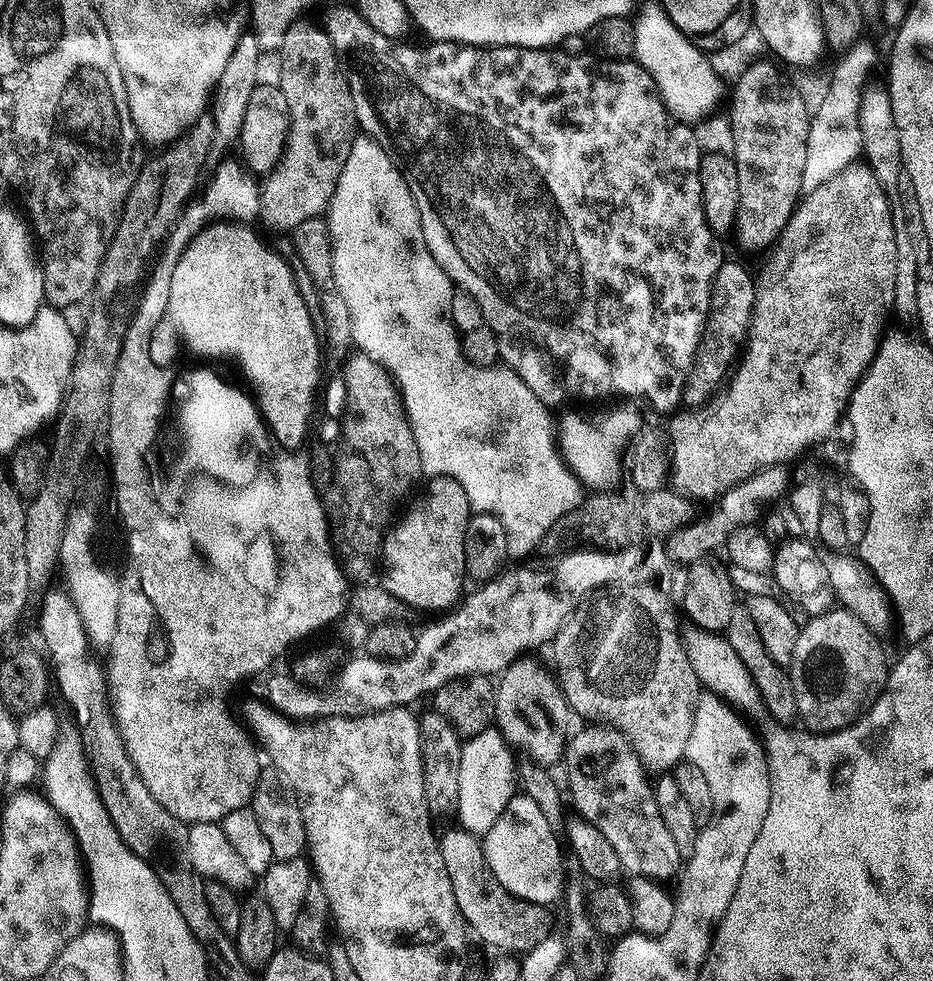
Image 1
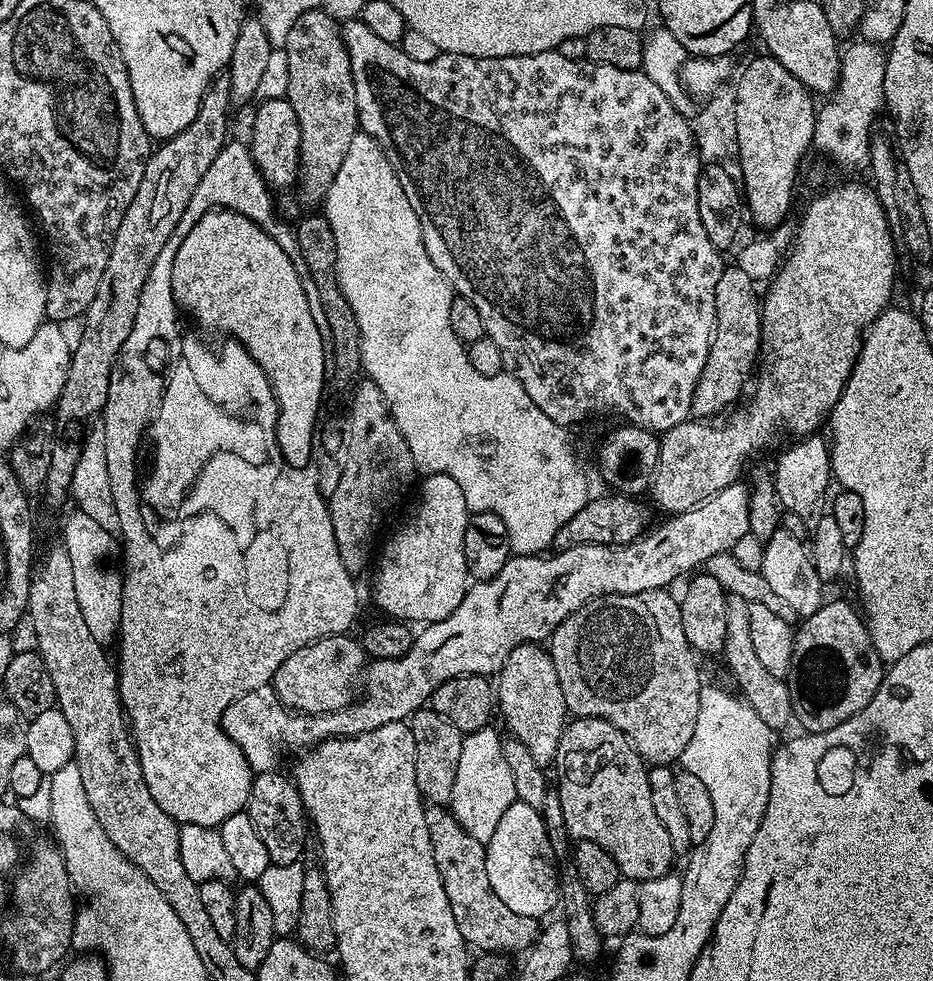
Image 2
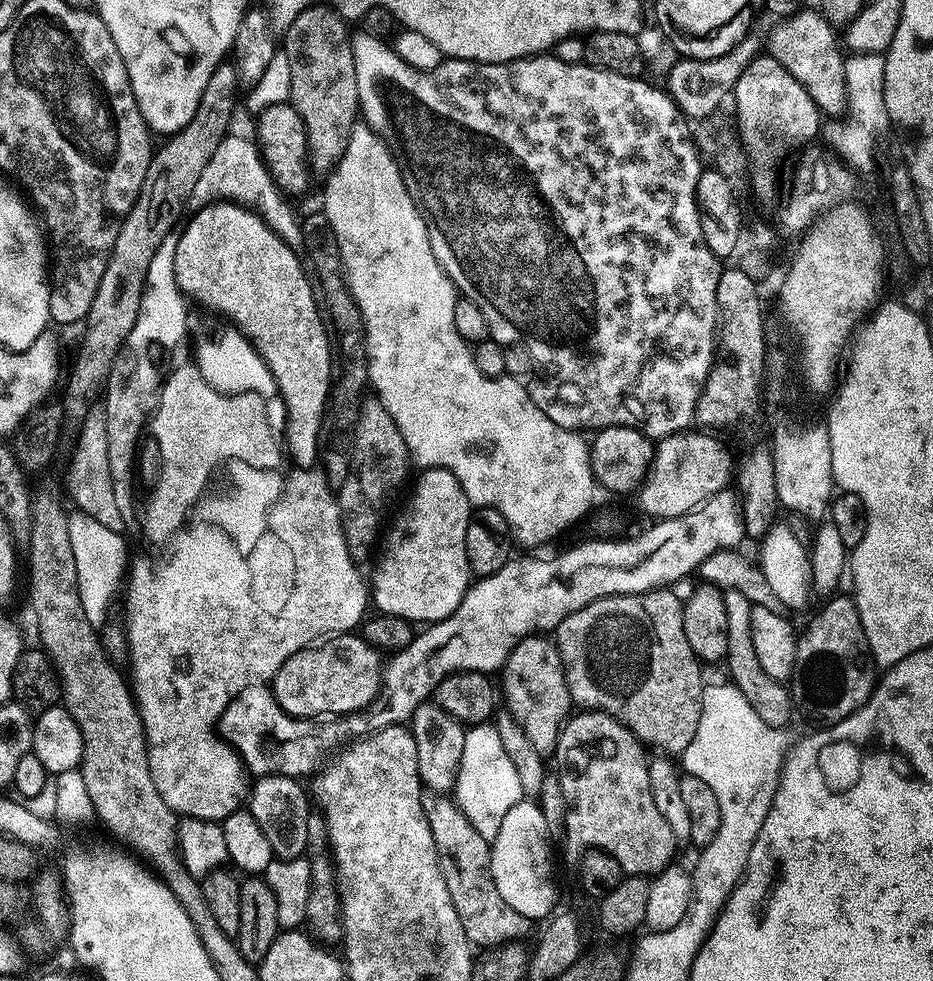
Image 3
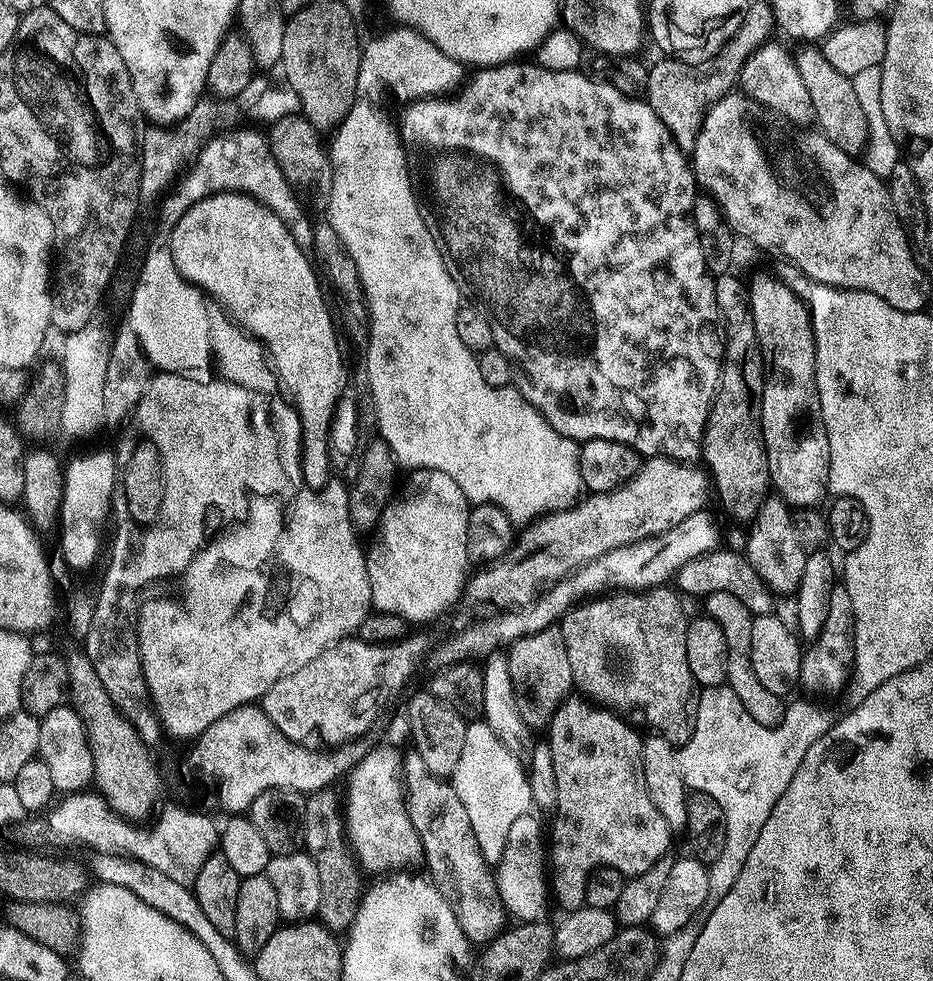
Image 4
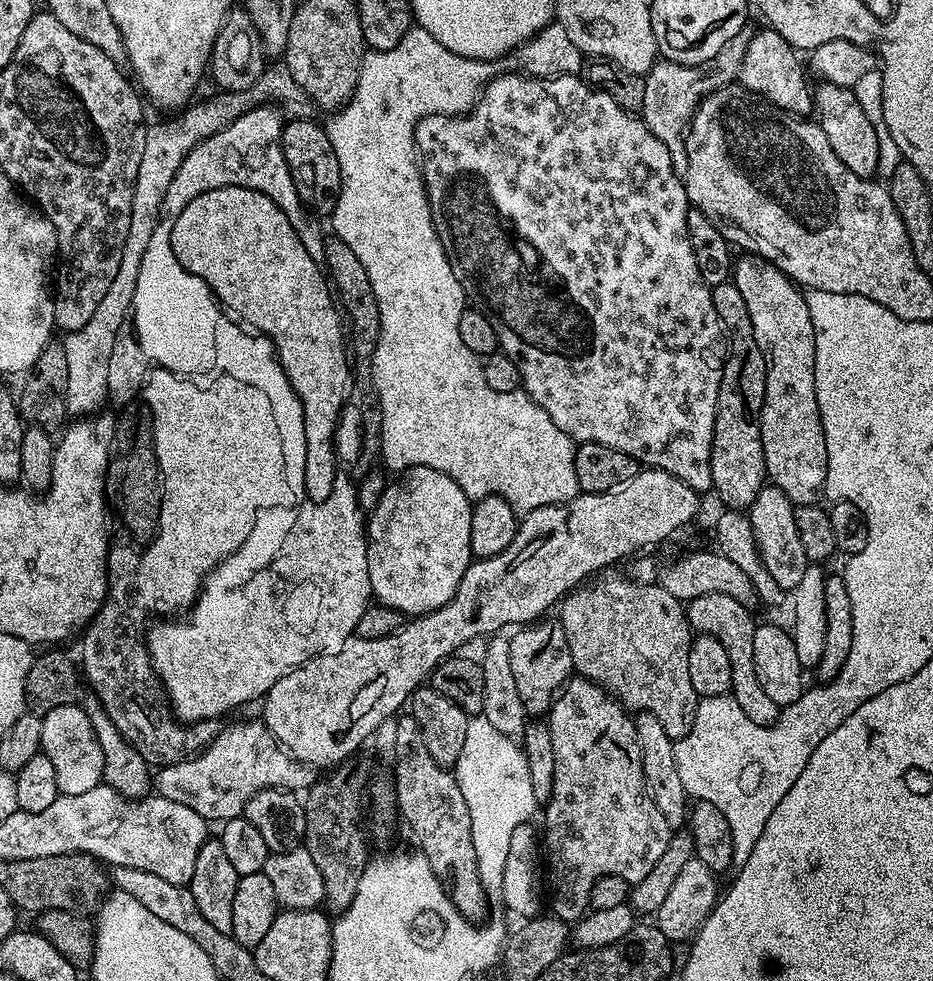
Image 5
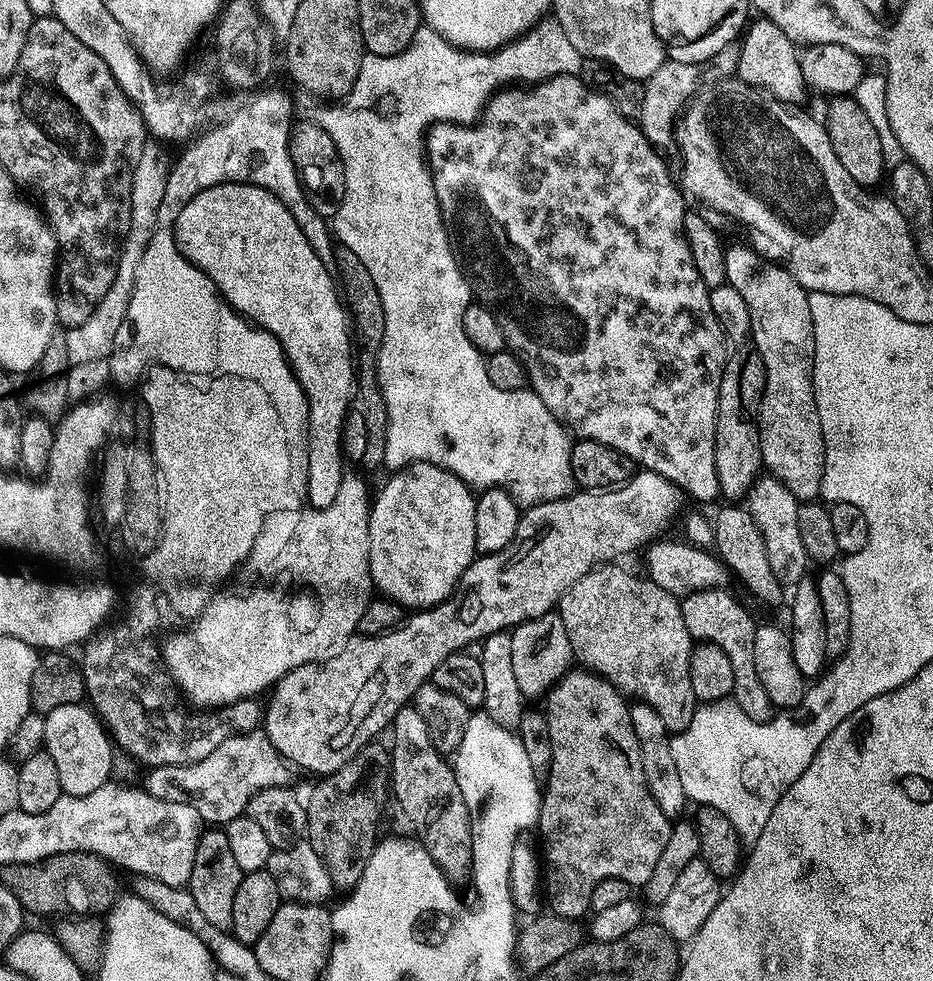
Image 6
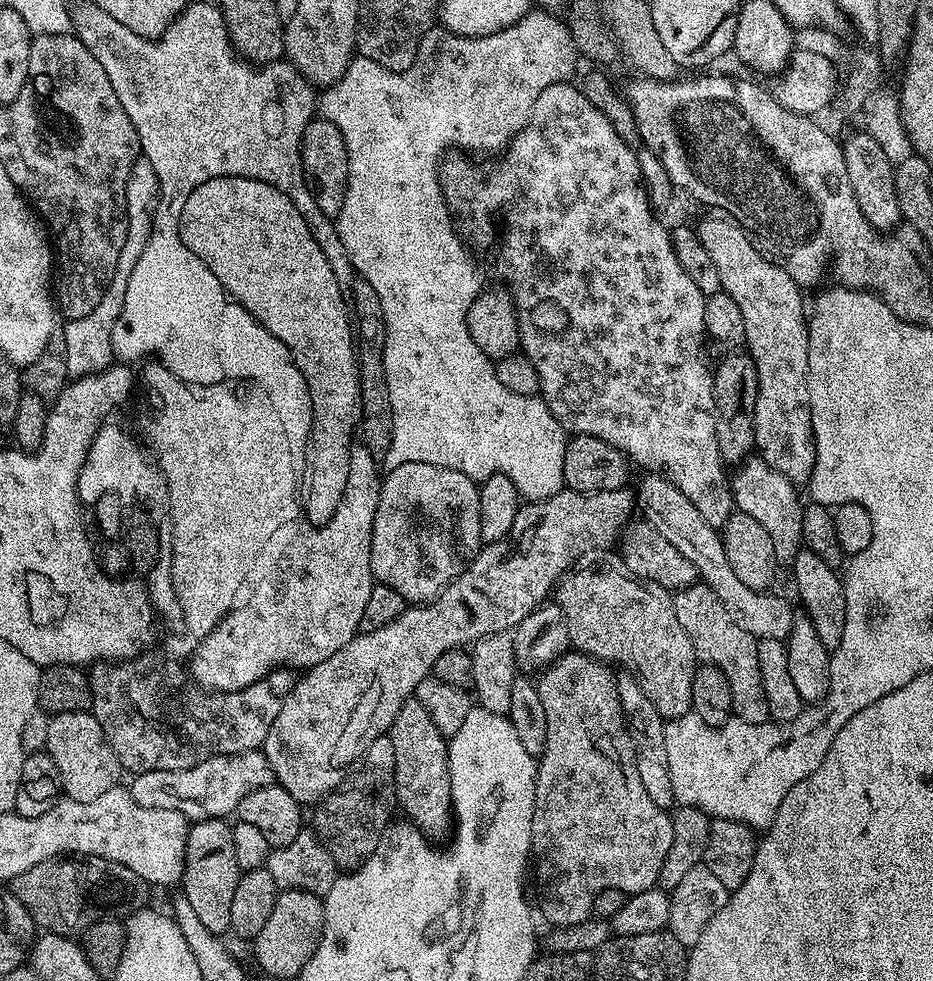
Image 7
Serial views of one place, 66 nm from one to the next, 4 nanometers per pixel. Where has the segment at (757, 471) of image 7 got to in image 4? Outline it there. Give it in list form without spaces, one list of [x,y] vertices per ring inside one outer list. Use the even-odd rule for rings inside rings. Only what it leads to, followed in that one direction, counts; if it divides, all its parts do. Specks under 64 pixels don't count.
[[[769,498],[758,510],[755,520],[751,521],[748,532],[748,550],[746,557],[750,566],[757,571],[757,576],[762,580],[768,590],[773,593],[795,593],[797,586],[802,582],[804,567],[808,556],[798,543],[794,535],[794,522],[792,521],[793,509],[781,498]]]

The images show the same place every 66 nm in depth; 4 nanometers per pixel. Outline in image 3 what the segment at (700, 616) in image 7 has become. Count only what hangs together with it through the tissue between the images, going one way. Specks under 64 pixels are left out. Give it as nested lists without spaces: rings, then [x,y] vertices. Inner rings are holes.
[[[737,590],[724,592],[724,606],[726,612],[726,638],[728,639],[728,655],[726,665],[731,683],[736,685],[738,690],[750,702],[754,714],[762,718],[771,728],[784,728],[787,720],[794,713],[794,705],[789,689],[781,681],[770,678],[762,666],[758,663],[758,653],[754,651],[754,638],[750,638],[750,614],[753,605],[746,600],[745,595],[738,594]]]

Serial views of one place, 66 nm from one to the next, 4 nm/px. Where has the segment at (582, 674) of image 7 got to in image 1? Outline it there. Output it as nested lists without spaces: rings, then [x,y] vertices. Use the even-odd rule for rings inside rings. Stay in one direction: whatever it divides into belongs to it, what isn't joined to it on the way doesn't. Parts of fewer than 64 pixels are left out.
[[[584,726],[581,732],[571,733],[570,739],[566,744],[566,751],[562,757],[563,763],[568,763],[568,788],[566,784],[566,792],[572,795],[572,802],[576,806],[575,811],[582,817],[590,821],[594,826],[598,826],[598,830],[602,830],[602,834],[606,838],[606,842],[610,842],[610,846],[614,846],[615,852],[618,854],[620,859],[621,869],[625,873],[635,874],[638,876],[646,876],[653,882],[668,882],[668,880],[677,875],[682,868],[682,858],[678,854],[678,846],[674,846],[674,837],[670,834],[670,830],[666,830],[666,822],[662,822],[662,814],[658,814],[658,802],[656,801],[656,793],[653,785],[648,784],[650,779],[649,773],[646,771],[643,764],[641,764],[638,754],[634,754],[634,750],[629,746],[628,739],[622,735],[621,732],[616,732],[614,729],[607,726]]]

